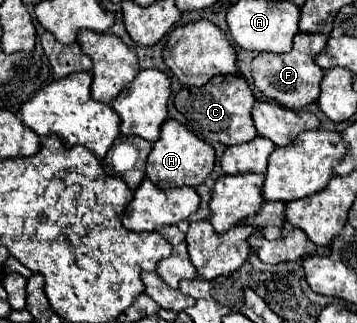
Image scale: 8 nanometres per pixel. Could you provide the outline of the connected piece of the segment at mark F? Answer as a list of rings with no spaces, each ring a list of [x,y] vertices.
[[[299,32],[297,38],[293,40],[293,50],[285,54],[271,54],[263,52],[257,54],[251,62],[251,74],[255,80],[255,86],[271,100],[281,102],[283,106],[289,108],[303,108],[305,104],[317,102],[319,98],[319,84],[323,78],[323,70],[315,64],[315,56],[327,46],[327,36],[325,34],[307,34]]]

